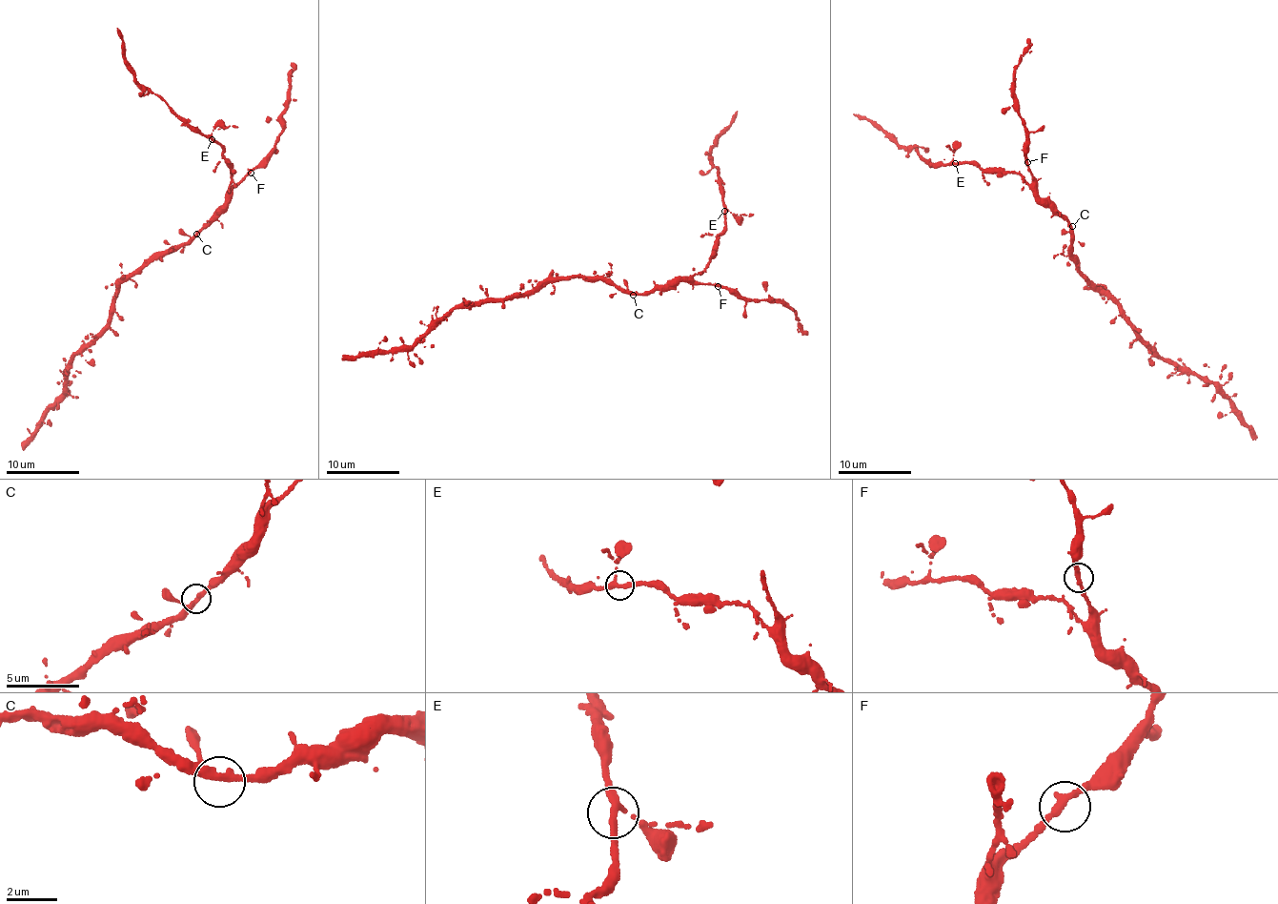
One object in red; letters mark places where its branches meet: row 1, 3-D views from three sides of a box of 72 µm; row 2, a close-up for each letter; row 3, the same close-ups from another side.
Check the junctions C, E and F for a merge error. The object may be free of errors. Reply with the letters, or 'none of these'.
none of these

